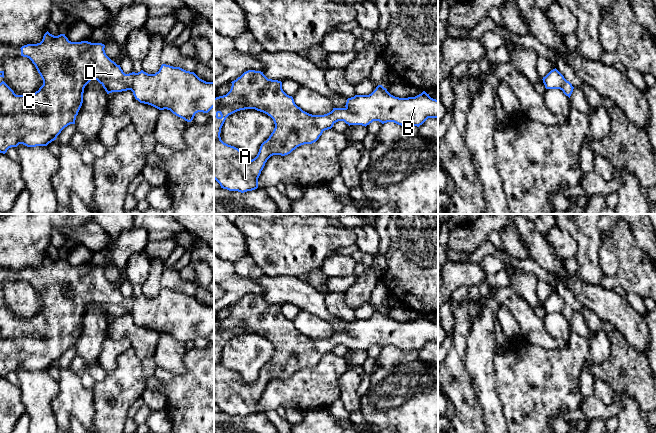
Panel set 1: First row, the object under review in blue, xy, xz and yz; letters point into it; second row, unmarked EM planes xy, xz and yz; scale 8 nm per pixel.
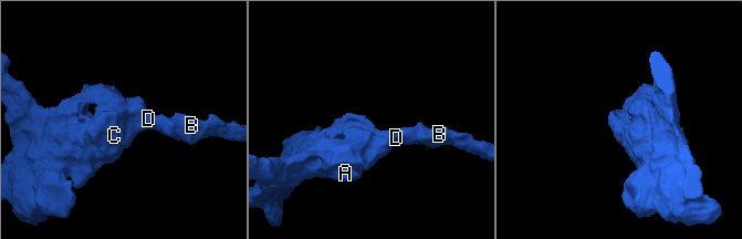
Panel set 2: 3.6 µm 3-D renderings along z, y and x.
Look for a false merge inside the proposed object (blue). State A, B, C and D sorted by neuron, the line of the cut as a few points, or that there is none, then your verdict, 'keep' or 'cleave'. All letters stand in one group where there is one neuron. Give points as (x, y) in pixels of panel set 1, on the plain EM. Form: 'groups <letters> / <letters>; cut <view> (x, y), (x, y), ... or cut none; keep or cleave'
groups A B C D; cut none; keep

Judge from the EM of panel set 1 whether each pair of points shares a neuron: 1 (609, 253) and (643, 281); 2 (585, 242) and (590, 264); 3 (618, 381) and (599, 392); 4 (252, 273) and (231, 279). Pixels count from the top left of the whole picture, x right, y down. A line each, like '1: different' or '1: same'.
1: different
2: same
3: different
4: different

